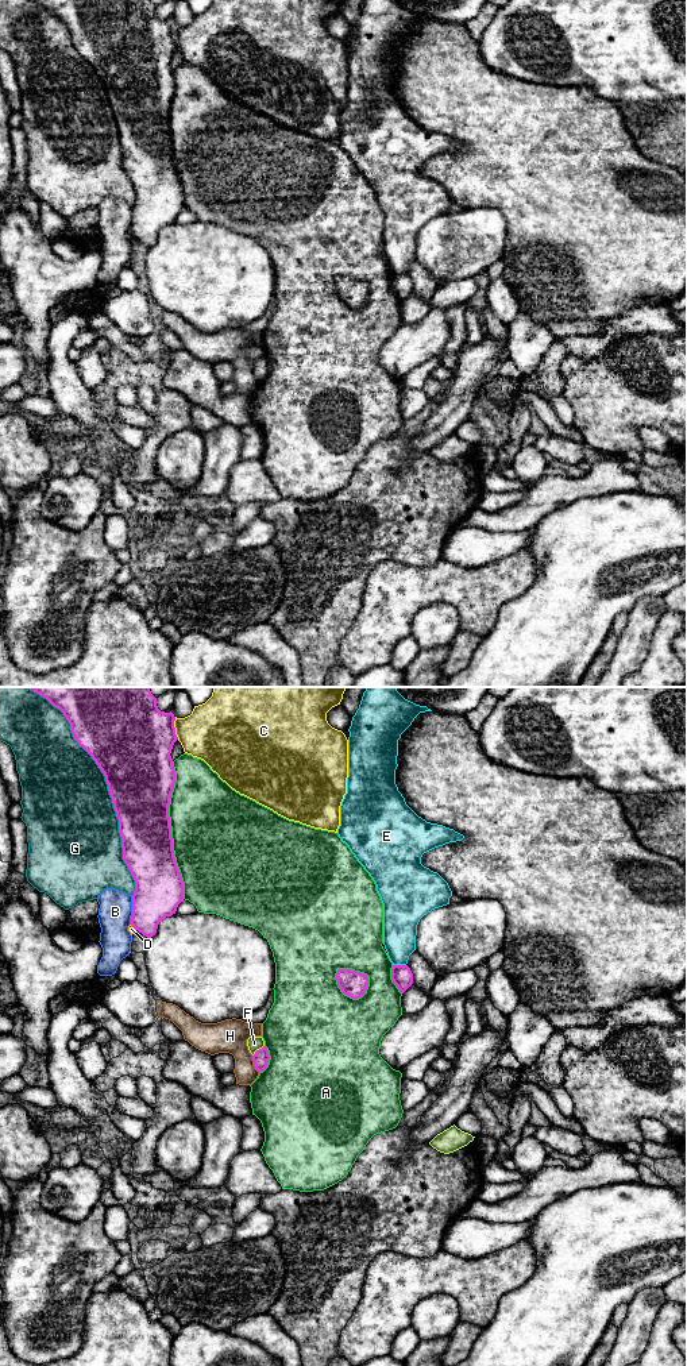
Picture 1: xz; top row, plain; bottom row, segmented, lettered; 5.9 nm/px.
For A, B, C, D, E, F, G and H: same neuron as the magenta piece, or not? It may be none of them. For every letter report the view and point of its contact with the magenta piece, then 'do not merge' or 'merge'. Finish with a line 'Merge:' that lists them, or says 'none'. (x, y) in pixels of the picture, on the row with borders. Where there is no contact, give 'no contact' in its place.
A: xz (170, 830) | do not merge
B: xz (132, 910) | do not merge
C: xz (174, 728) | do not merge
D: xz (132, 926) | do not merge
E: xz (400, 965) | do not merge
F: xz (257, 1050) | do not merge
G: xz (108, 787) | do not merge
H: xz (254, 1064) | do not merge
Merge: none

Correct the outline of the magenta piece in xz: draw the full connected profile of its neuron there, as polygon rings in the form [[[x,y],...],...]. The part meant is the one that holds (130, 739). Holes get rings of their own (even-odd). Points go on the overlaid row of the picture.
[[[28,687],[59,709],[70,723],[74,740],[96,761],[105,776],[113,809],[119,819],[123,860],[134,880],[131,925],[148,939],[166,917],[175,914],[184,900],[184,881],[175,863],[169,817],[169,804],[175,783],[170,756],[175,734],[174,714],[161,711],[150,687]]]

